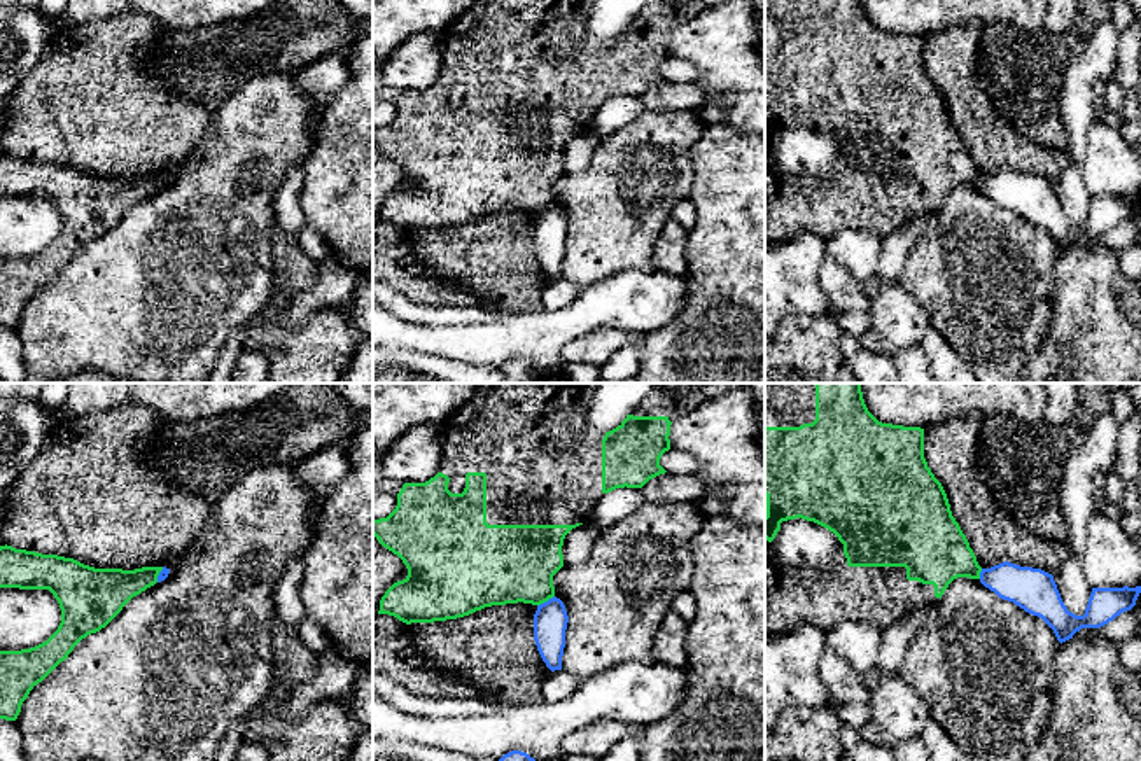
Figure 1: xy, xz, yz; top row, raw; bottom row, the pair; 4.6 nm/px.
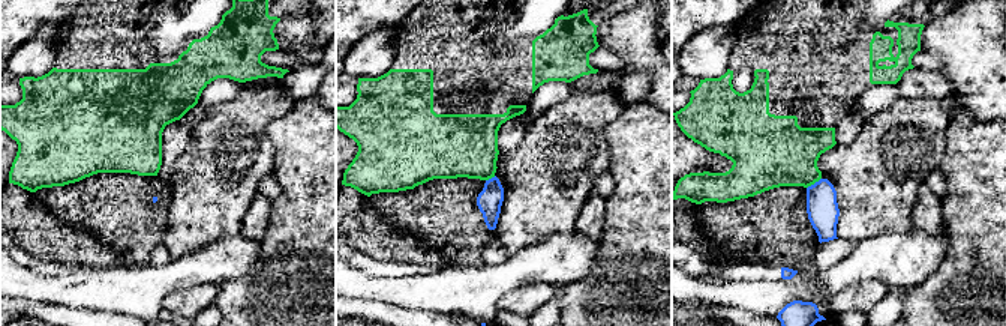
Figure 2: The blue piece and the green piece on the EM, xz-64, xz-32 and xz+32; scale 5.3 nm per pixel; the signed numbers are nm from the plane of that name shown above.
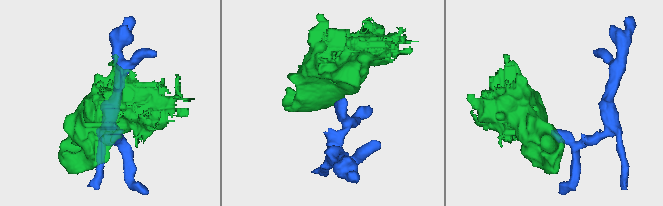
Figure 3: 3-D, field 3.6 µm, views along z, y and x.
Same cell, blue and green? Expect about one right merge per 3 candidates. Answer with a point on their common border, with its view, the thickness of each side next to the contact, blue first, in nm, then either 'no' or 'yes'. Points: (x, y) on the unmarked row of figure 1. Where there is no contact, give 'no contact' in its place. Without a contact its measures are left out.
xz (545, 210) | 160/360 nm | no

